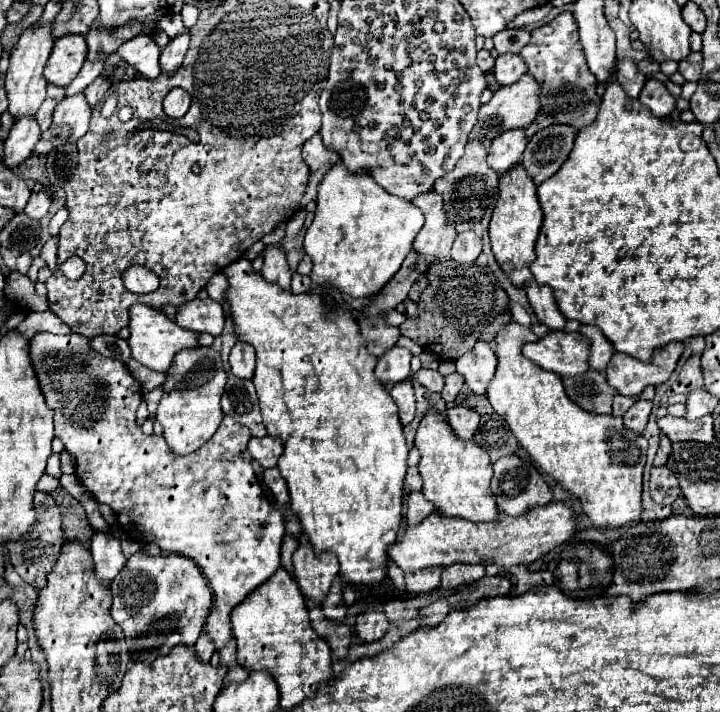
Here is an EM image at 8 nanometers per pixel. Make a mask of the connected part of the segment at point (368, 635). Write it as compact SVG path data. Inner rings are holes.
M382 611L363 612L356 618L354 633L362 643L374 643L386 635L388 627L390 623Z

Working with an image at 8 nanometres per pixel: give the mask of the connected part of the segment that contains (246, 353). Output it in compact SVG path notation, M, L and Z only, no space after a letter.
M238 341L232 351L230 351L230 367L232 375L242 377L242 379L252 379L254 375L254 363L256 363L256 353L252 345L246 345Z

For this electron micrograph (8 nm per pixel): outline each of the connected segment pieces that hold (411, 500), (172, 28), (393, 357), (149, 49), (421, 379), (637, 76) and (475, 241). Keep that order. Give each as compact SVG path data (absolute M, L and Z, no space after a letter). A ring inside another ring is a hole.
M410 493L406 507L408 507L408 515L406 515L408 527L418 525L422 519L426 519L426 517L434 511L434 505L430 505L430 503L424 499L422 493Z
M180 14L164 16L164 19L158 22L158 28L162 29L169 38L174 38L178 33L184 33L186 31Z
M394 347L390 349L386 355L382 355L376 363L376 369L374 369L374 375L378 379L384 377L384 385L396 385L404 379L410 377L410 359L412 359L412 353L408 349L402 349L402 347Z
M138 35L116 49L118 57L122 57L128 65L136 69L140 77L154 79L160 75L160 49L150 35Z
M420 369L420 371L412 373L410 379L418 381L422 387L426 387L432 393L440 393L442 387L444 387L444 377L438 371L432 371L432 369Z
M618 59L616 77L618 77L618 83L622 85L622 89L626 91L626 95L630 99L638 99L642 85L646 83L646 77L638 71L638 67L630 59Z
M466 231L456 237L450 257L458 263L474 263L480 253L482 253L480 237L476 237L474 231Z

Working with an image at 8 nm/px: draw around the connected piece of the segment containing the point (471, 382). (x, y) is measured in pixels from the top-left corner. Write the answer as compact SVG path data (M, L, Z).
M478 341L470 353L456 359L456 371L464 377L466 385L476 395L486 395L488 383L496 373L496 365L498 365L496 353L484 341Z

